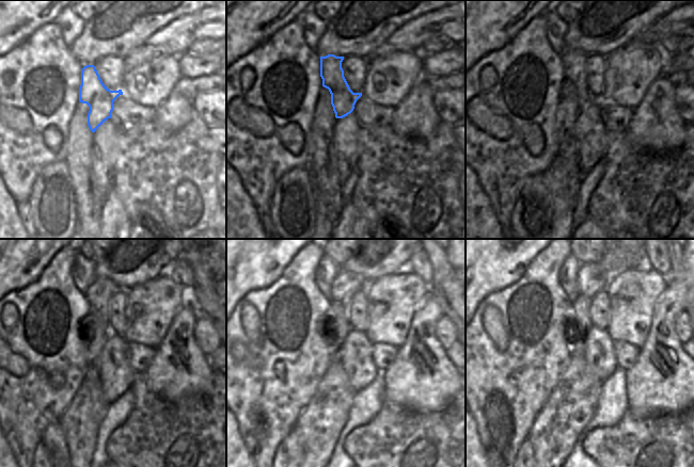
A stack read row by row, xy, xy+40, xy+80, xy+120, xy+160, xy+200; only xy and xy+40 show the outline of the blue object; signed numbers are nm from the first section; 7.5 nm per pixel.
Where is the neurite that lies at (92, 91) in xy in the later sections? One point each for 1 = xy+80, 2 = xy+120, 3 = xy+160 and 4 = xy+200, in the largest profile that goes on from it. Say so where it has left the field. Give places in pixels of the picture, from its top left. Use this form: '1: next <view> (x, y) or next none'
1: next xy+80 (573, 61)
2: next xy+120 (98, 294)
3: next xy+160 (346, 284)
4: next xy+200 (592, 278)

